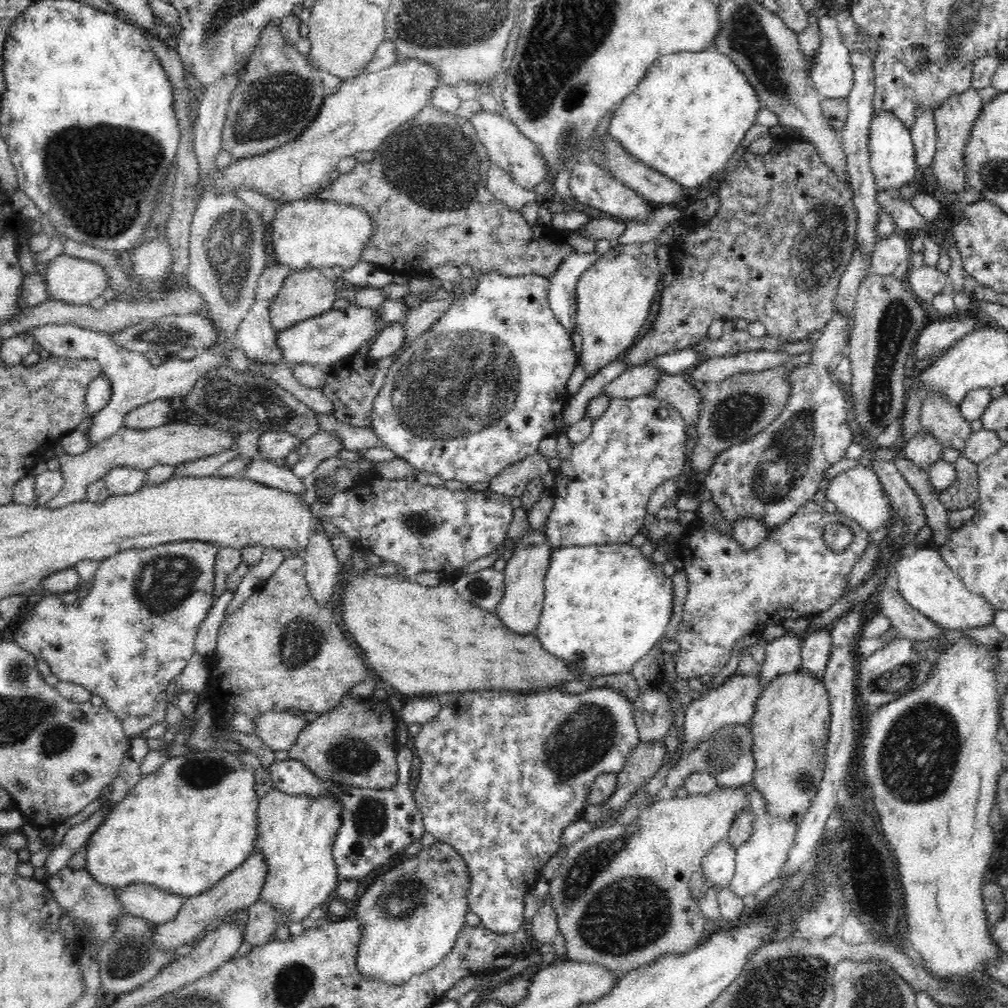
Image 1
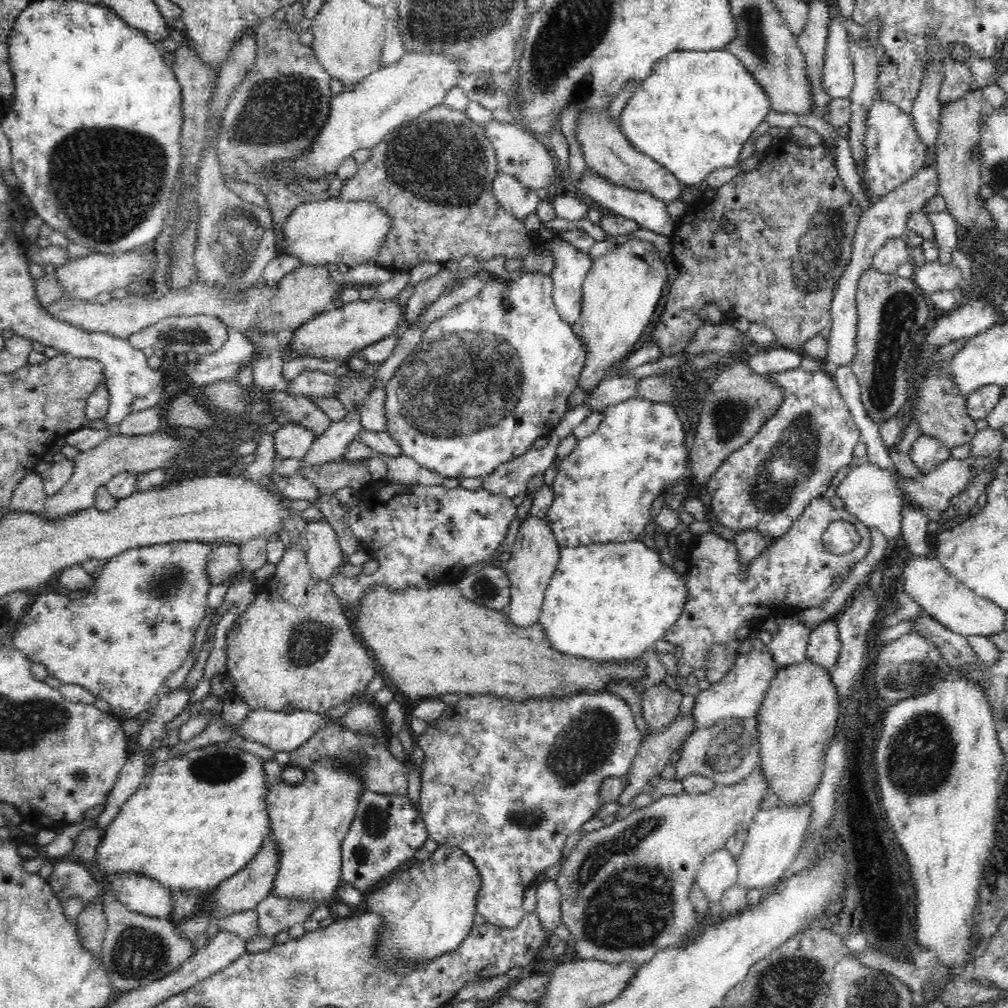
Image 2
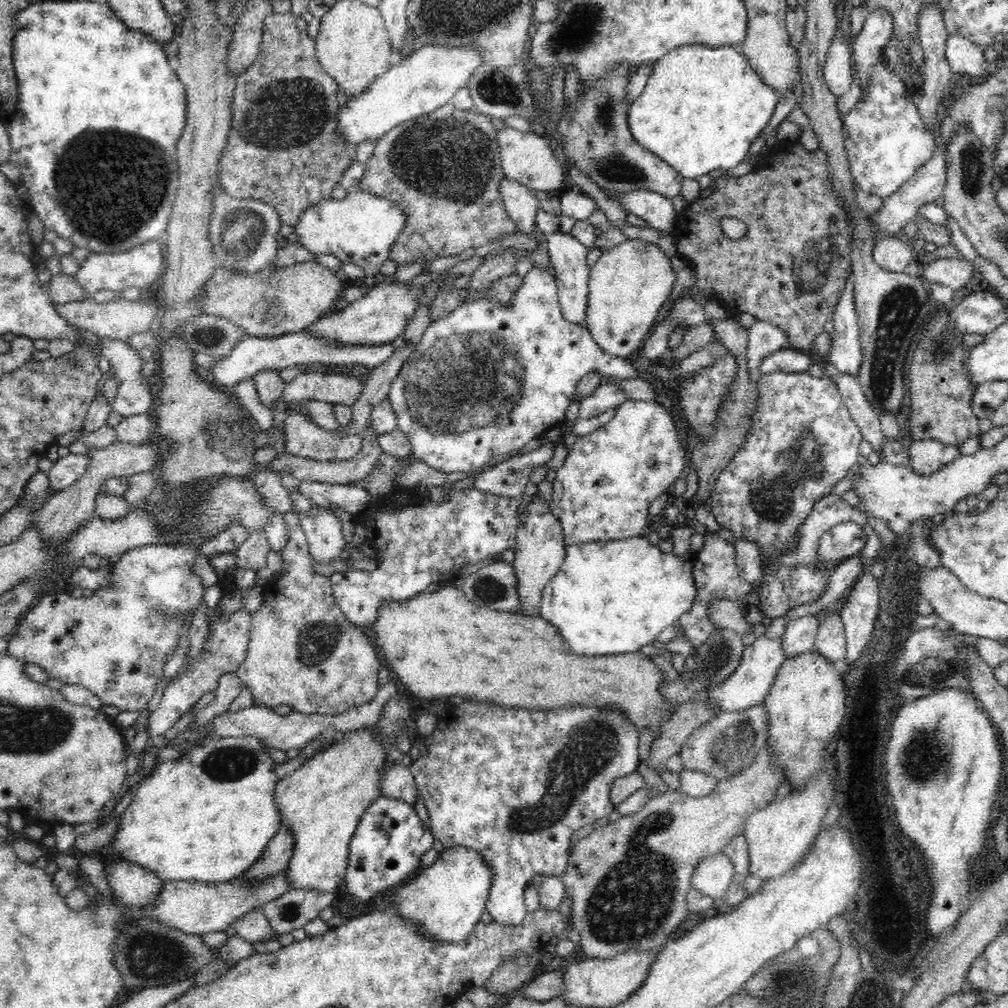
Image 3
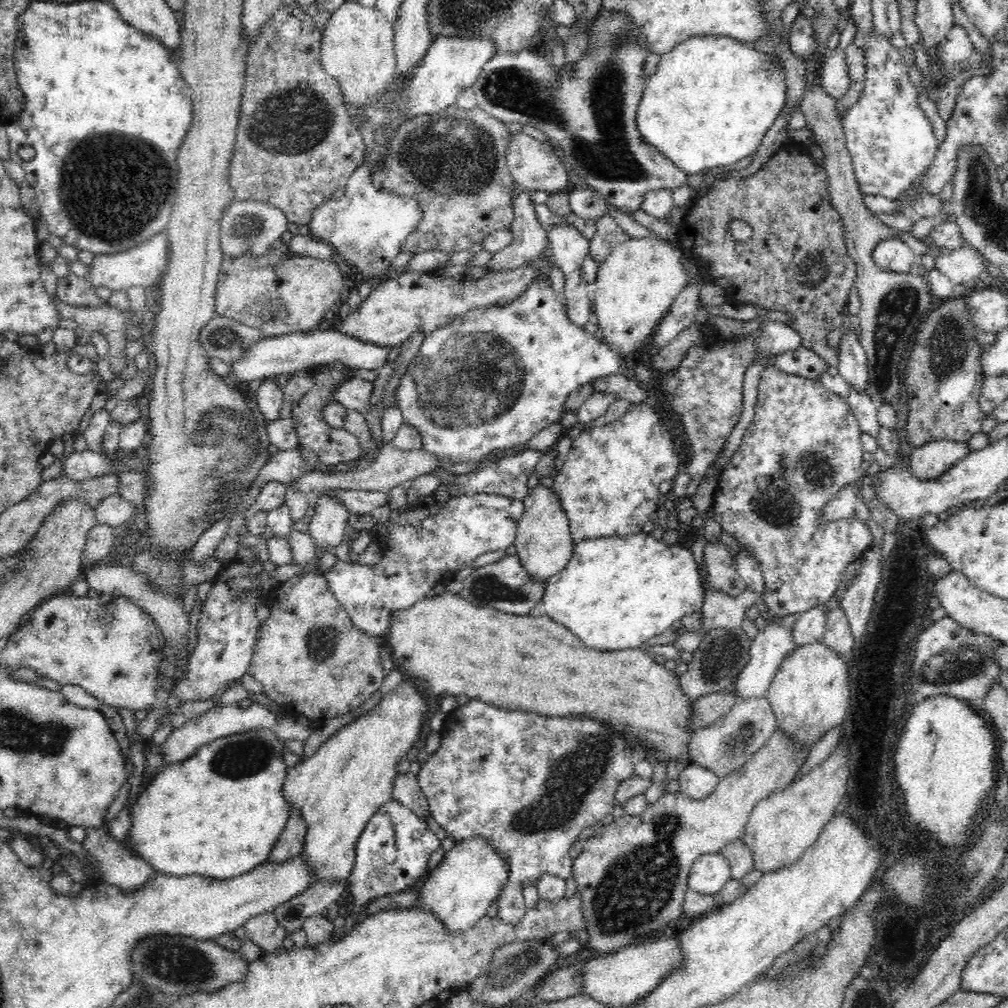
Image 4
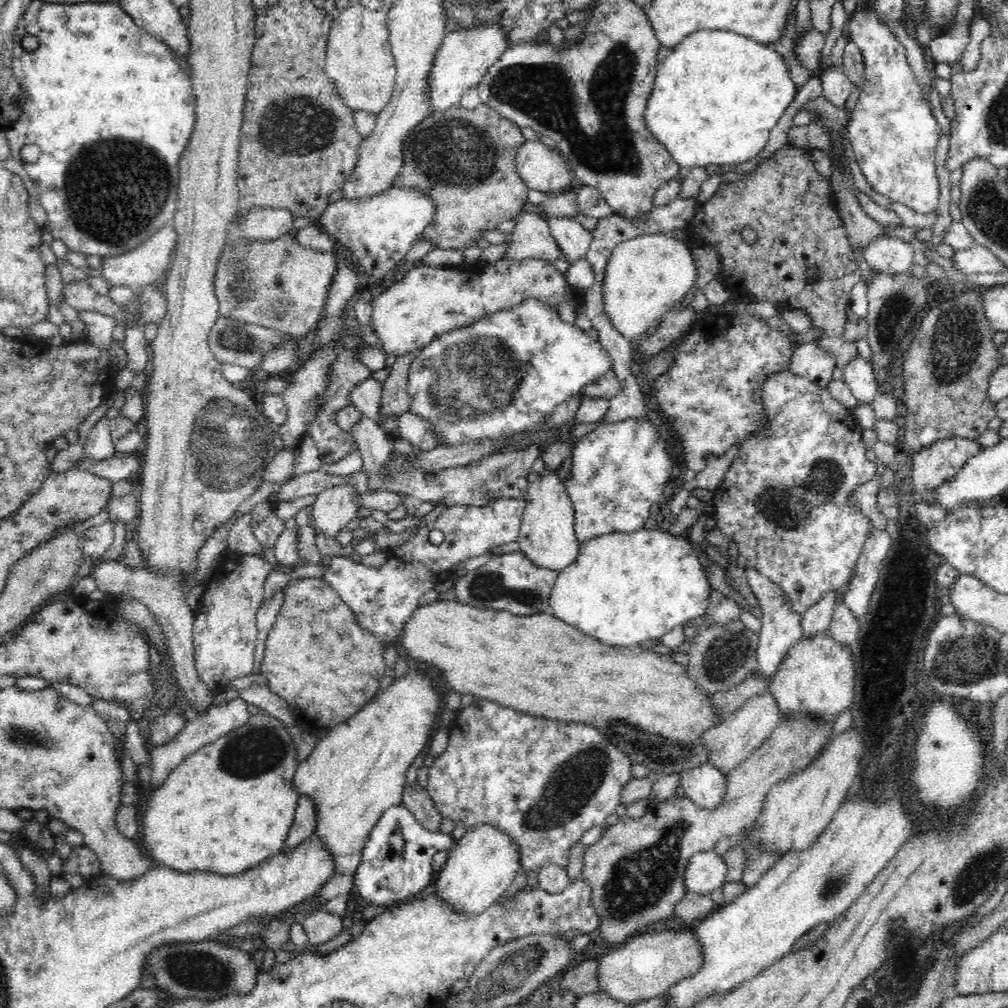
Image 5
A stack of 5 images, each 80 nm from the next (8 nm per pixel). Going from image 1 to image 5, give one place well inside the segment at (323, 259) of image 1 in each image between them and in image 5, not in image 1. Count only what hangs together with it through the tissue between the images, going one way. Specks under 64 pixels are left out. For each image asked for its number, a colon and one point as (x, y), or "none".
2: (331, 231)
3: (361, 229)
4: (367, 227)
5: (378, 232)

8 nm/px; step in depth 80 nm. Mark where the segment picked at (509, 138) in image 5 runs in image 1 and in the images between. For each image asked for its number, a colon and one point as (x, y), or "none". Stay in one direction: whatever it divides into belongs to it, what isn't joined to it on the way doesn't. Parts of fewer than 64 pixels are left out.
1: (425, 189)
2: (433, 175)
3: (443, 169)
4: (452, 162)

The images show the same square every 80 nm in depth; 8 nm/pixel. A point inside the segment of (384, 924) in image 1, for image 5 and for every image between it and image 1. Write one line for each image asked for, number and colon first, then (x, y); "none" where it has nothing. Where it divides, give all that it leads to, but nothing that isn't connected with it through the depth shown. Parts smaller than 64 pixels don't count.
2: (427, 908)
3: (445, 900)
4: (464, 884)
5: (483, 863)

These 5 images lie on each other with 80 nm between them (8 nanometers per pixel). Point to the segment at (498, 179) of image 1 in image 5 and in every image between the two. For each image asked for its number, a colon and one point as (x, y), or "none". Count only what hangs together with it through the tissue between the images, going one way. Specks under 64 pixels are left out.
2: (517, 200)
3: (521, 204)
4: (530, 241)
5: (531, 237)

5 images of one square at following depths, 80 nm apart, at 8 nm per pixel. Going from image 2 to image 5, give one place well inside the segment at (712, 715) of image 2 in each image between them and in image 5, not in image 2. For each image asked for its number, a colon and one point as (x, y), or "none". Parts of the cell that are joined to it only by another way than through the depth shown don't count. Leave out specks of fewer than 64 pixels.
3: (749, 686)
4: (772, 645)
5: (781, 626)

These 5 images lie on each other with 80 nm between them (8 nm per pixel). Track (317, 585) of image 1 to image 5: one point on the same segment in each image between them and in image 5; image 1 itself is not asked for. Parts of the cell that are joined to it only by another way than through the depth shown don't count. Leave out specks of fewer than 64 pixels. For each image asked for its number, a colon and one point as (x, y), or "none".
2: (324, 554)
3: (323, 530)
4: (326, 527)
5: (333, 509)

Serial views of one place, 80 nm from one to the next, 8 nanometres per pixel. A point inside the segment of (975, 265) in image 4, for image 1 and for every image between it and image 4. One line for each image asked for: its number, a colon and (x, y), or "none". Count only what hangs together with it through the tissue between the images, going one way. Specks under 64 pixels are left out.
1: (926, 281)
2: (933, 276)
3: (955, 273)

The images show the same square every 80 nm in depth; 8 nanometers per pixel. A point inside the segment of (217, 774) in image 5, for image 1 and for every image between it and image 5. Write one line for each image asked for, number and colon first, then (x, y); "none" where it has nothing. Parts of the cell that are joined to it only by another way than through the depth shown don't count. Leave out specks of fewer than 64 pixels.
1: (183, 828)
2: (196, 819)
3: (207, 815)
4: (218, 813)

